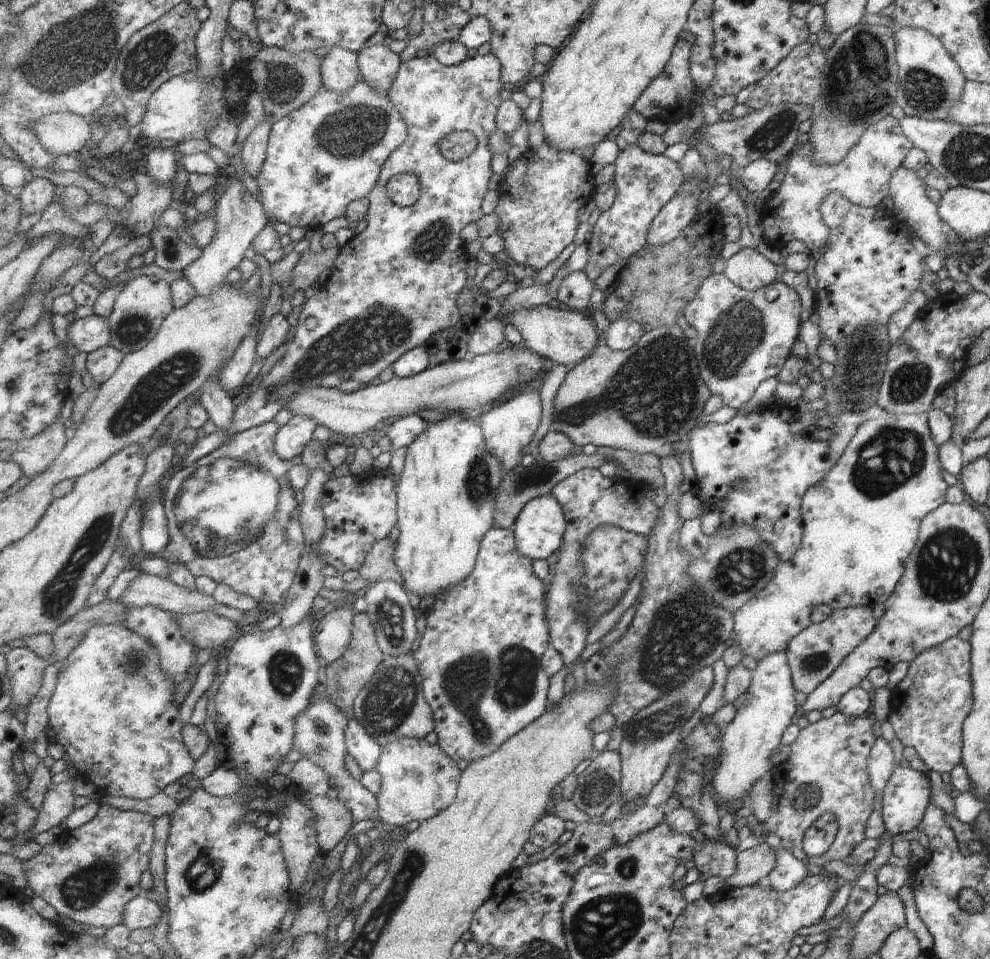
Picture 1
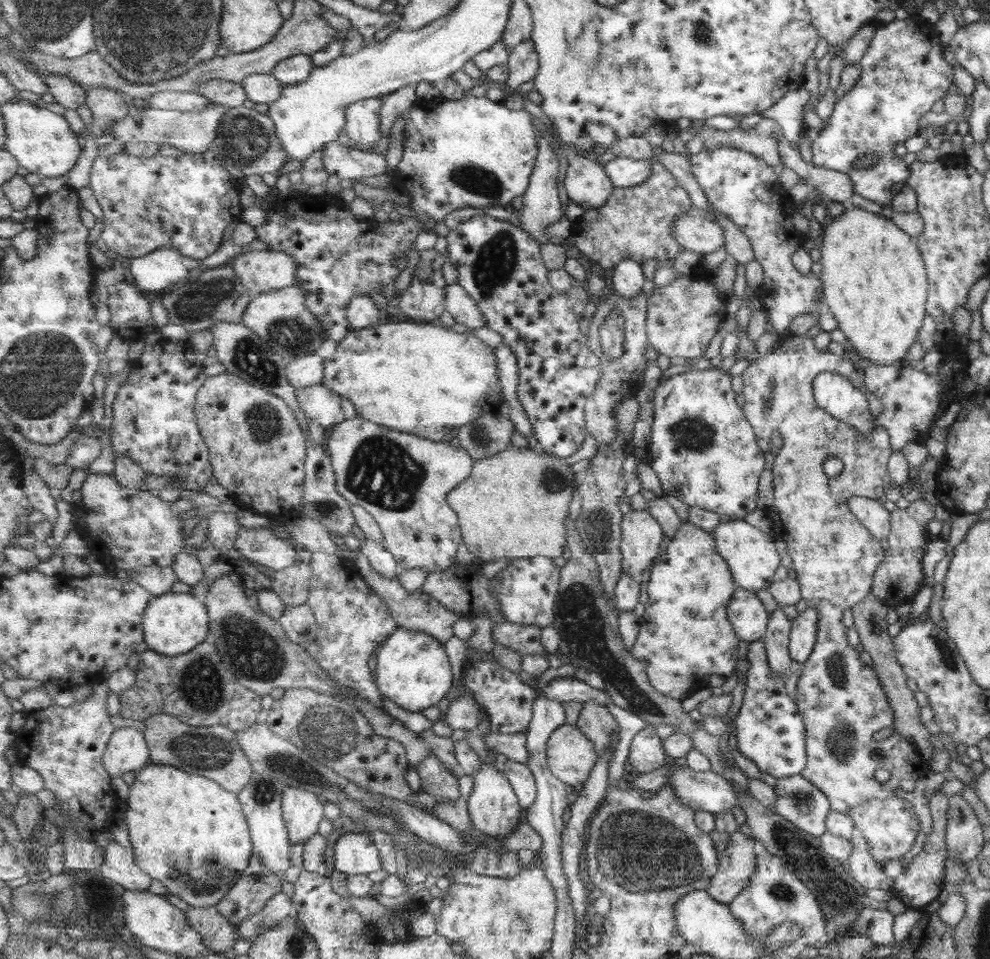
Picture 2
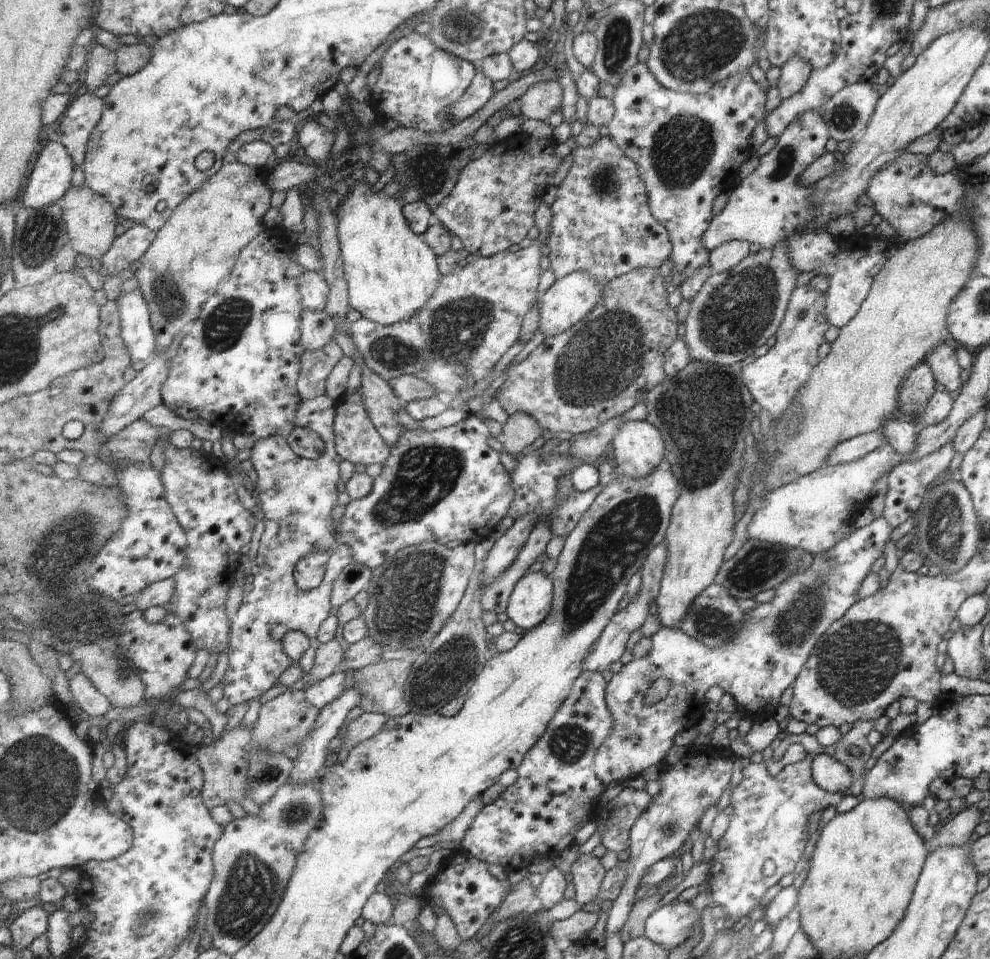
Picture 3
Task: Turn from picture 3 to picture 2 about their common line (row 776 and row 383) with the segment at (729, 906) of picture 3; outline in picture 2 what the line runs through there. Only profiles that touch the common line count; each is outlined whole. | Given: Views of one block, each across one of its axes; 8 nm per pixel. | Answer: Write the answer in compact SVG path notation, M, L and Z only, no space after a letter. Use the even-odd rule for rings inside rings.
M785 334L776 341L769 354L759 355L750 361L740 374L743 385L741 394L744 398L744 414L755 431L762 452L773 453L770 469L773 501L770 507L762 510L772 522L771 534L785 542L801 601L807 604L808 608L817 611L816 642L809 657L802 663L803 669L795 684L795 707L804 726L806 752L806 763L800 775L811 781L813 786L828 798L831 809L846 814L851 819L854 830L867 841L871 859L875 861L875 865L883 867L887 861L901 859L909 852L917 831L920 830L913 805L905 799L895 797L892 789L900 788L911 792L917 777L924 775L930 767L929 762L921 757L901 733L892 730L887 738L881 740L871 737L877 730L891 729L893 714L874 670L861 662L858 648L849 646L841 616L844 609L851 609L870 592L873 571L884 557L878 538L850 513L847 499L850 496L884 499L885 491L891 485L886 462L893 451L888 434L882 426L876 424L868 434L858 434L852 426L829 416L815 404L811 383L820 372L833 372L847 378L855 389L864 394L869 414L874 420L882 411L881 403L865 389L862 375L857 373L853 360L843 359L824 348L816 347L806 334ZM827 456L839 458L843 464L837 477L829 478L821 469L821 463ZM878 768L889 772L889 779L884 783L879 783L873 777Z

